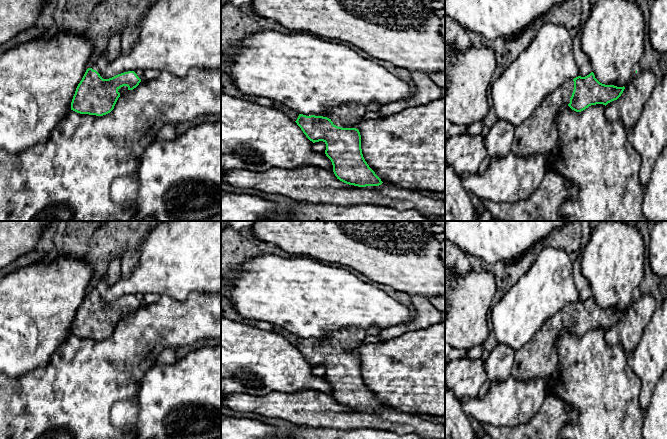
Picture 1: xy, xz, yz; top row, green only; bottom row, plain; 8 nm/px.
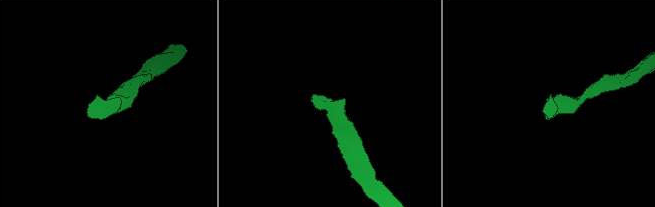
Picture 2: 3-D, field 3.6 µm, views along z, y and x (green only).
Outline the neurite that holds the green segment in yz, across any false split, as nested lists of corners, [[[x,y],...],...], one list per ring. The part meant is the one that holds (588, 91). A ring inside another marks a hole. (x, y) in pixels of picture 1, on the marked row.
[[[593,72],[585,77],[567,80],[560,88],[549,94],[536,111],[515,128],[511,153],[531,157],[535,154],[549,156],[558,139],[557,118],[567,105],[581,112],[591,105],[617,100],[625,87],[600,83]]]

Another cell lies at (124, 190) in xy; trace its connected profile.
[[[138,172],[133,174],[127,174],[123,177],[116,178],[111,184],[111,197],[116,204],[119,204],[124,209],[132,209],[133,215],[128,221],[142,221],[138,218],[139,212],[139,174]]]

